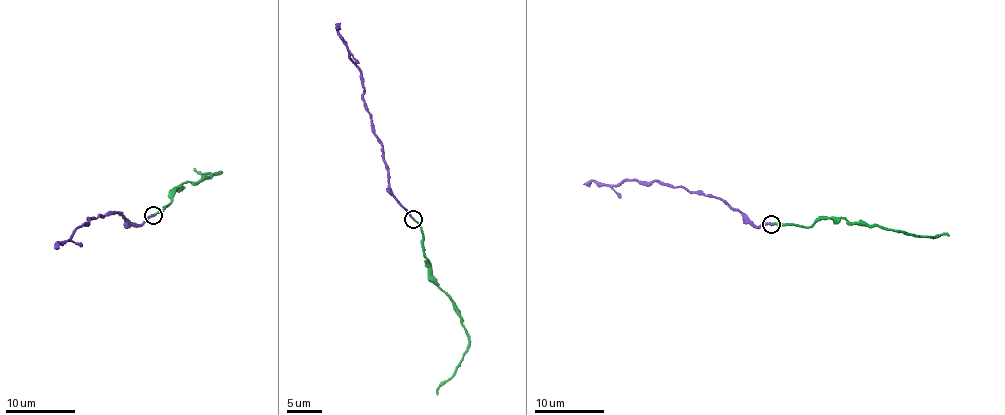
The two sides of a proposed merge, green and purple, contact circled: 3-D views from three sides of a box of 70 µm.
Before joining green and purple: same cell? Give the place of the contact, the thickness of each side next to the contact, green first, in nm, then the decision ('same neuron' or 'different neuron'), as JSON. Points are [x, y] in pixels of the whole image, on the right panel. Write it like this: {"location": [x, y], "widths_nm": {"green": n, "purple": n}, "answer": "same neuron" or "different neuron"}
{"location": [771, 224], "widths_nm": {"green": 200, "purple": 240}, "answer": "same neuron"}

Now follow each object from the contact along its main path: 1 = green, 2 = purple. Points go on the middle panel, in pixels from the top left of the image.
1: (414, 219), (421, 227), (424, 258), (430, 266), (432, 281), (450, 298), (469, 341), (461, 363), (436, 394)
2: (414, 219), (391, 191), (381, 141), (363, 96), (362, 74), (339, 33), (340, 22)

